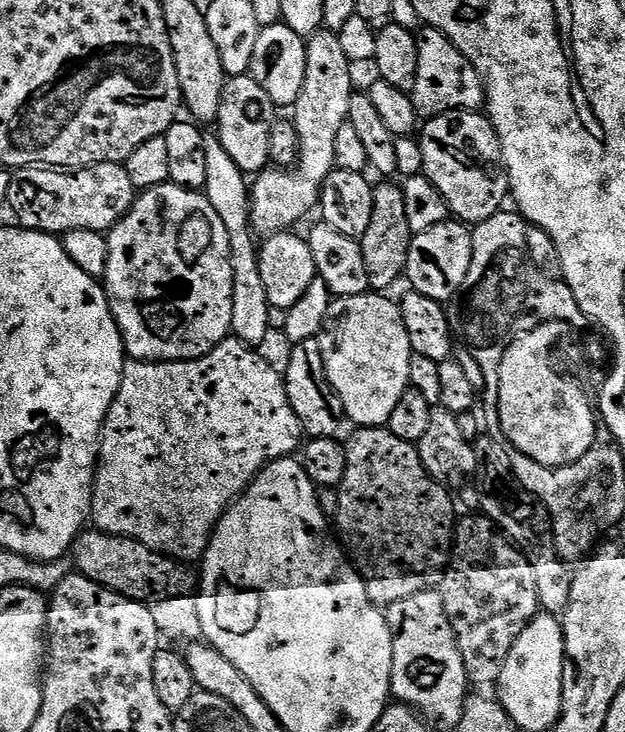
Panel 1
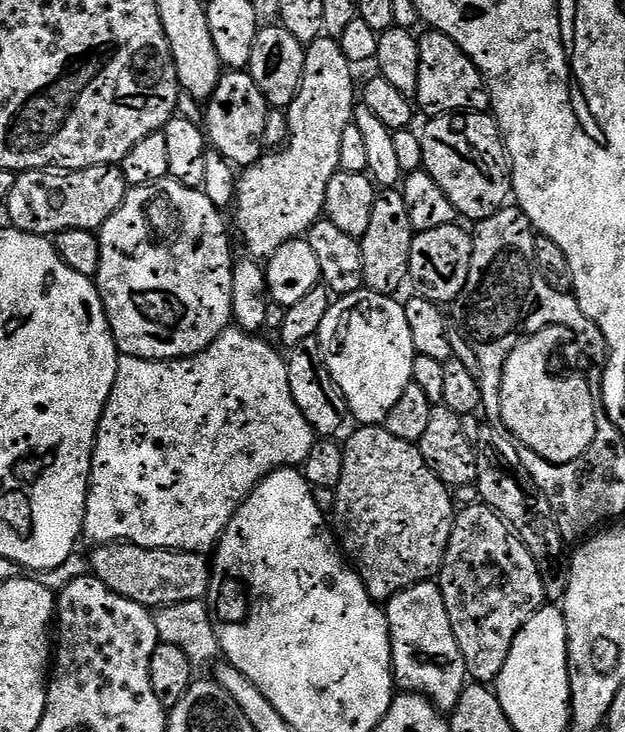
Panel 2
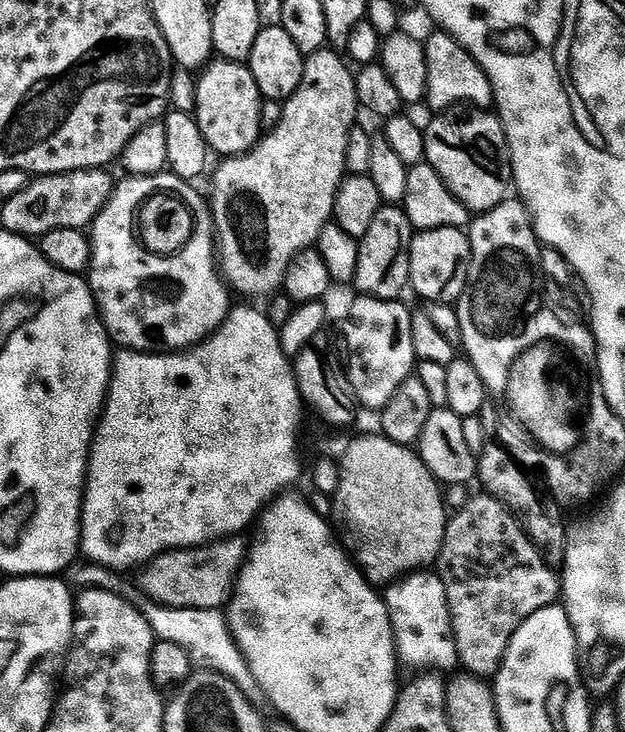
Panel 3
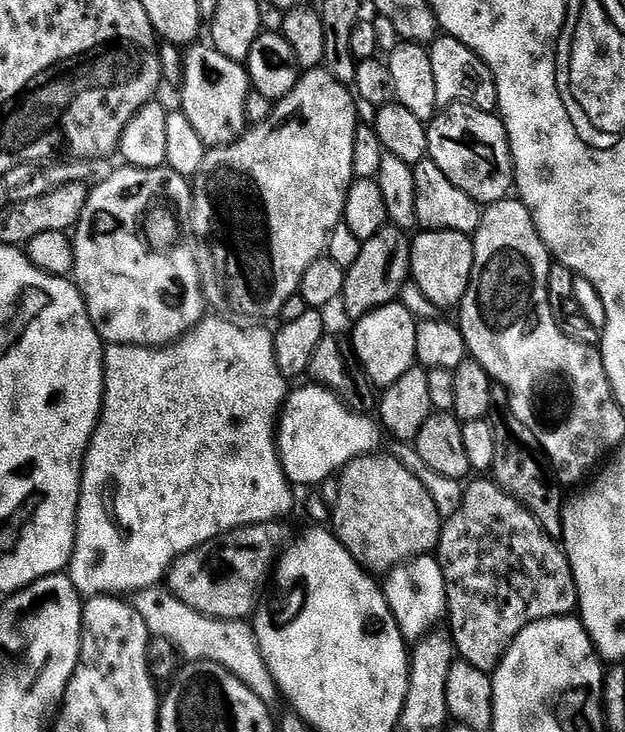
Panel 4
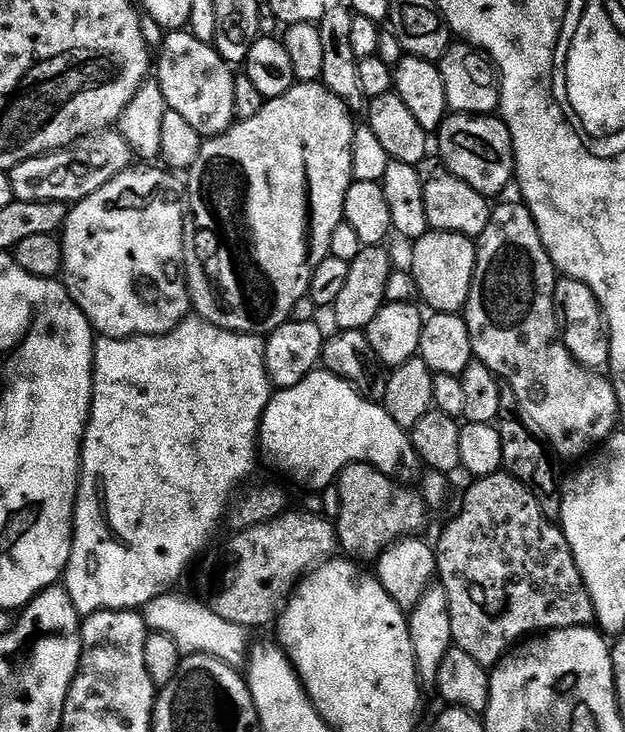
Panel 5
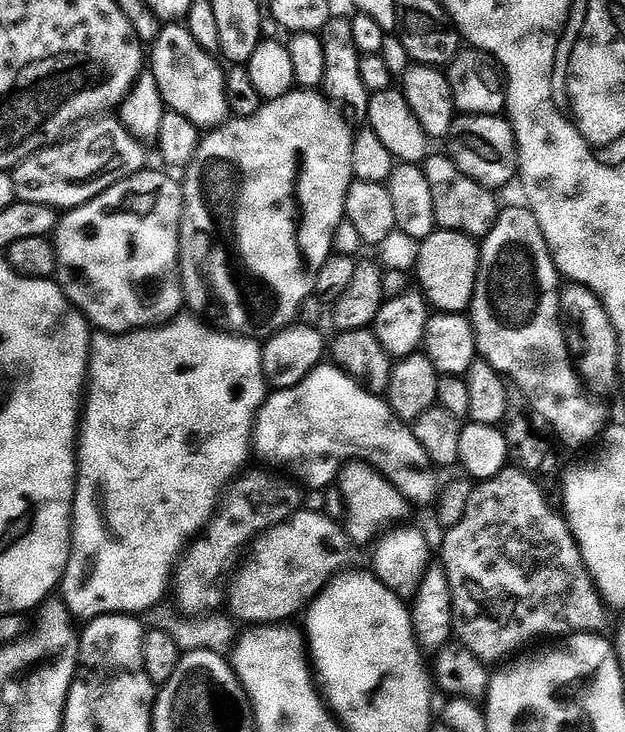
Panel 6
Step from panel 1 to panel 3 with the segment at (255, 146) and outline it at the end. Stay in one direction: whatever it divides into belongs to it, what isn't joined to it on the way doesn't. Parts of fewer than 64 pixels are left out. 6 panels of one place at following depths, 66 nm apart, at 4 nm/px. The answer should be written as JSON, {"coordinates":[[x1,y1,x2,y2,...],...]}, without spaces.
{"coordinates":[[216,58,199,73,194,115,209,149,220,158,243,156,260,141,260,105,262,97,251,68,235,60]]}

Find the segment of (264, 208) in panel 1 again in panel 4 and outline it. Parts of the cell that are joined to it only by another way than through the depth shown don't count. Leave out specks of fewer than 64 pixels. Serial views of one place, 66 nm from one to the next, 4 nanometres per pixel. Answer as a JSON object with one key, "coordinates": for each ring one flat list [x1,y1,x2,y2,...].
{"coordinates":[[321,66,307,69,301,75,300,81,294,86,294,90,290,90,290,94,286,94,284,99,273,107,270,118,266,118,266,122,251,125,244,135,234,141,233,144,228,144,225,148,216,148,216,156,224,156,224,160,228,160,228,164,248,168,248,172,252,172,252,176,256,176,256,180,260,180,260,188,264,188,264,196,268,196,268,216,272,216,272,248,276,248,276,281,278,281,278,287,275,297,277,298,277,305,284,306,291,296,295,297,299,293,300,283,306,274,306,270,310,270,312,263,327,253,330,234,343,221,346,194,354,179,352,174,354,170,354,134,357,127,358,104,350,91,349,85,338,82,338,78,334,78,334,74,330,74,327,68]]}

